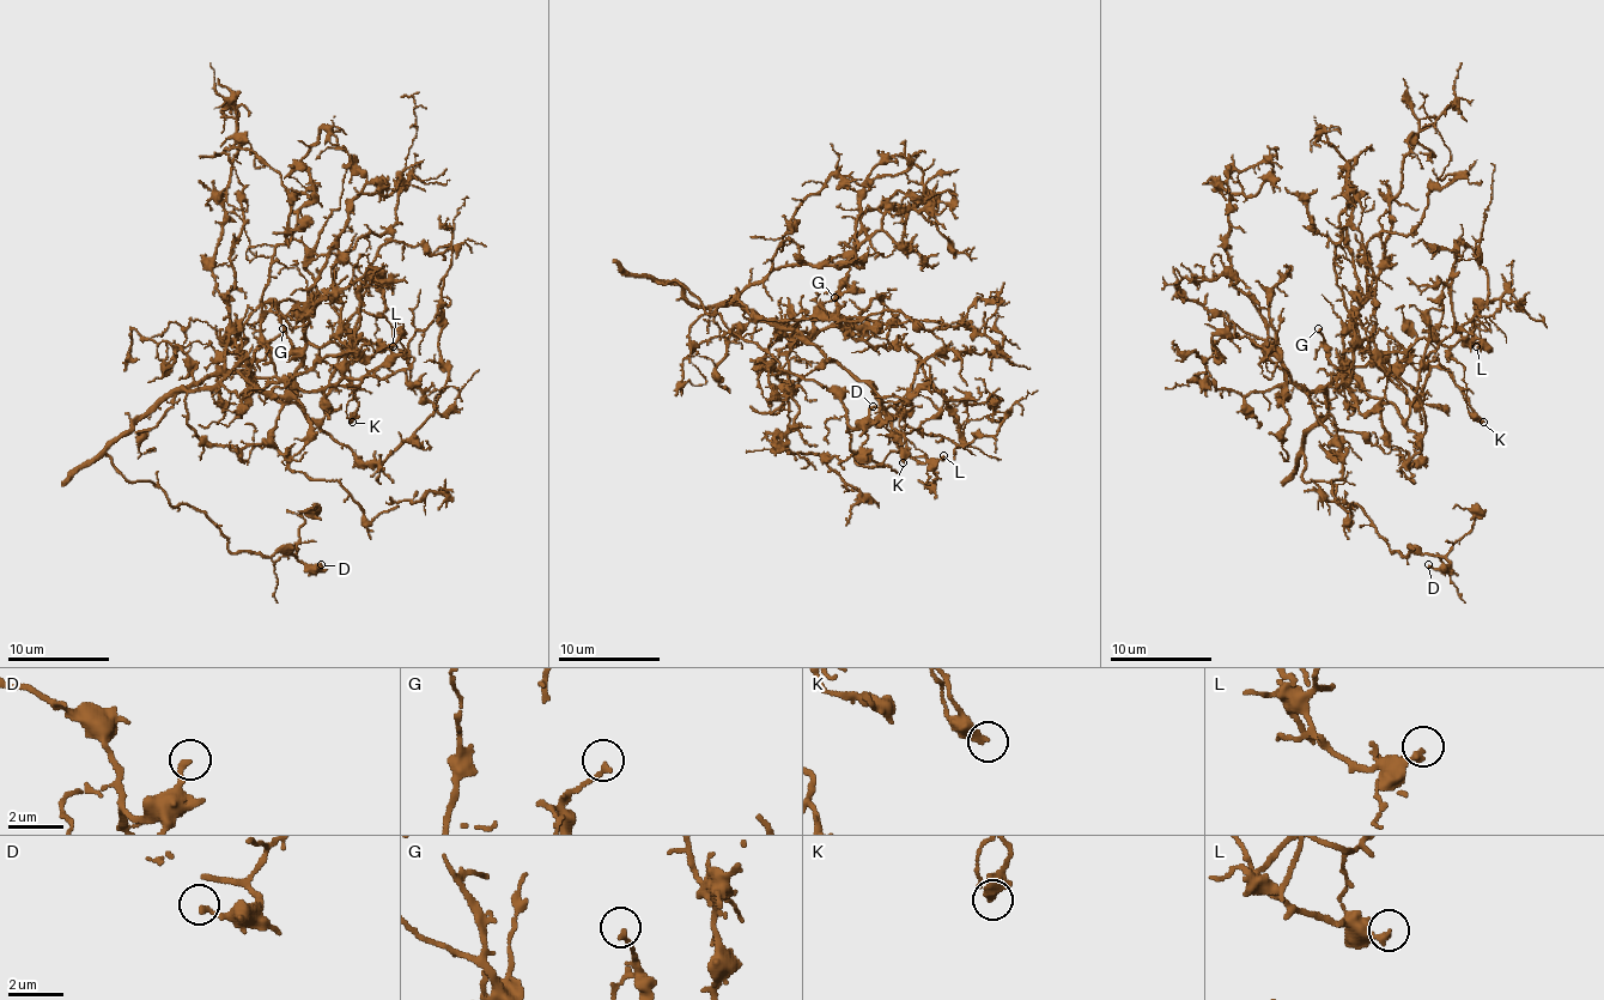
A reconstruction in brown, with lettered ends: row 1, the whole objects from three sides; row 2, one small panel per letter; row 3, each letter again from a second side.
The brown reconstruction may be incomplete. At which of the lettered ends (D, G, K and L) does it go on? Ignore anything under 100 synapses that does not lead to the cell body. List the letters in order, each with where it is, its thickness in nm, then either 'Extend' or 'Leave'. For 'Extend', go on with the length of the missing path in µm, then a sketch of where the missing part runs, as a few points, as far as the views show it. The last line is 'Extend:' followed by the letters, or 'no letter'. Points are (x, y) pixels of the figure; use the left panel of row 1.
D: Place: (321, 564). Thickness 220 nm. Leave
G: Place: (283, 328). Thickness 170 nm. Leave
K: Place: (352, 422). Thickness 360 nm. Leave
L: Place: (393, 346). Thickness 240 nm. Leave
Extend: no letter

